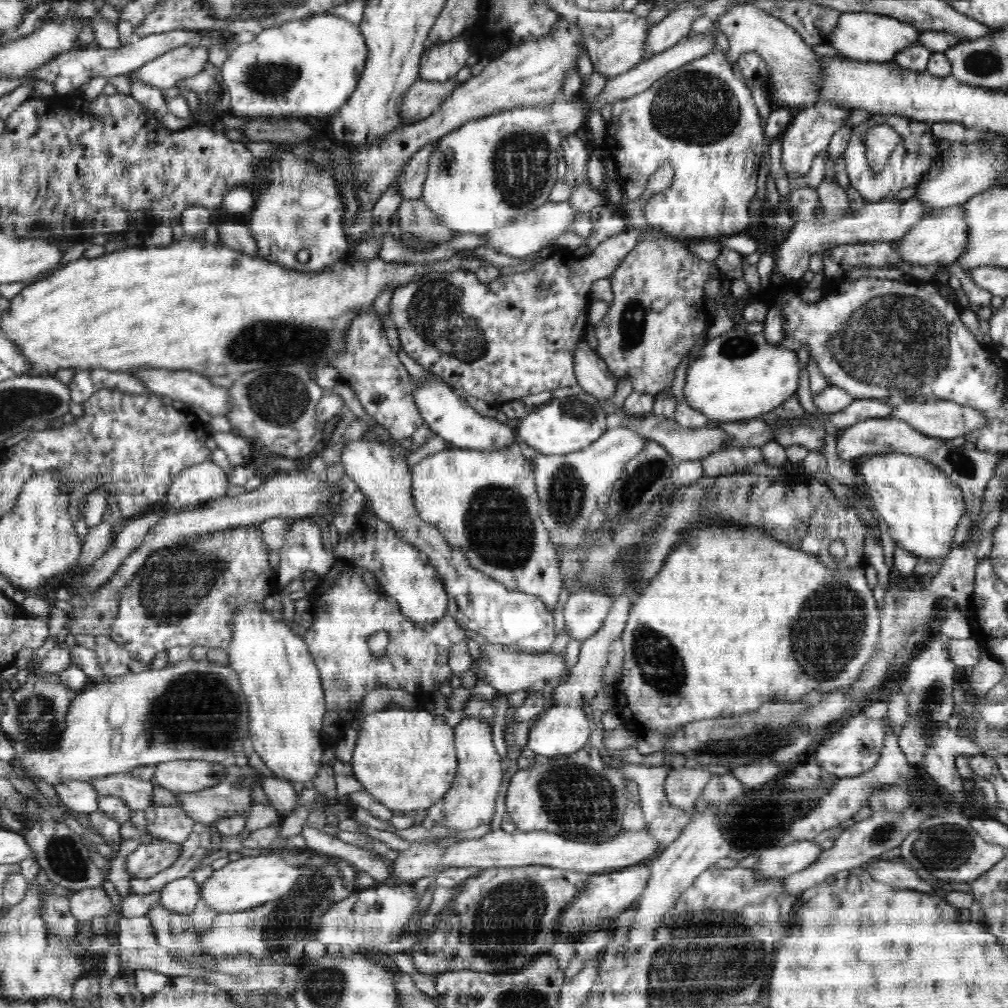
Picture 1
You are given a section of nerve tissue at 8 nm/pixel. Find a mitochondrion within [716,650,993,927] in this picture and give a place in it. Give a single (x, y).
(944, 847)

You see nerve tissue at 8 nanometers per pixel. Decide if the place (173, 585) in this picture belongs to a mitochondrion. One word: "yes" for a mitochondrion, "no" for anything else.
yes

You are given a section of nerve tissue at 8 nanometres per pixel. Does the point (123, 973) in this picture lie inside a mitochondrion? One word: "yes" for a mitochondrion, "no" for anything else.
no

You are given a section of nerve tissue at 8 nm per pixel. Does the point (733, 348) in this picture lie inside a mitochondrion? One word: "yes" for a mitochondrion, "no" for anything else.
yes

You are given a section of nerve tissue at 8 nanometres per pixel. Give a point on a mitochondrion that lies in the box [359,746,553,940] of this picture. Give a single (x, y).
(515, 904)

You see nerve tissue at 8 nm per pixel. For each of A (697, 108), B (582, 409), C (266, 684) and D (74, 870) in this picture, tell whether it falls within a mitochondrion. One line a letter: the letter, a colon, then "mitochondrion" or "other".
A: mitochondrion
B: mitochondrion
C: other
D: mitochondrion

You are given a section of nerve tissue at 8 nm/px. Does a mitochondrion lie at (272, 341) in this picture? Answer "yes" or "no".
yes

